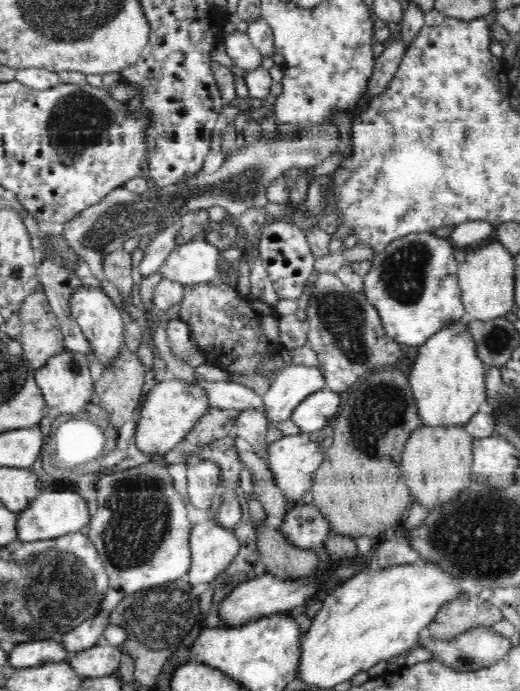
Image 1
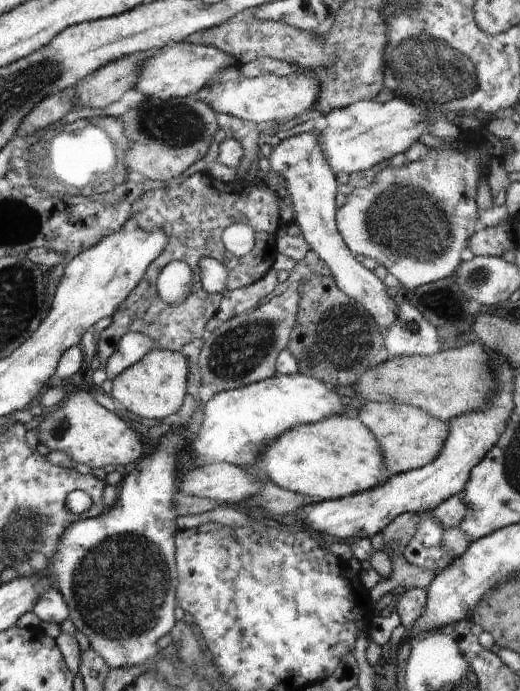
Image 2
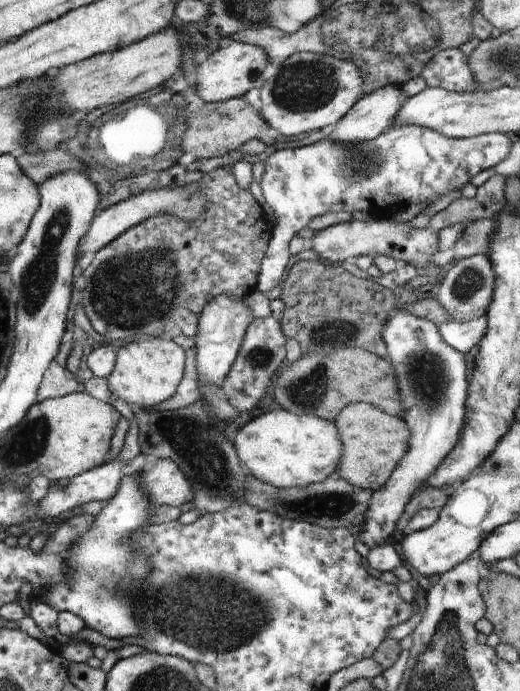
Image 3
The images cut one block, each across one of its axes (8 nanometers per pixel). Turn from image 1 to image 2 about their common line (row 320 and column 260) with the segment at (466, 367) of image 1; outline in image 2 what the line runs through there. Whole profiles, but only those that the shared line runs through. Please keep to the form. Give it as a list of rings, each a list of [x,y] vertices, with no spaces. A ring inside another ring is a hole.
[[[330,415],[321,421],[299,424],[279,434],[259,458],[259,464],[274,484],[280,488],[329,501],[349,494],[370,490],[381,485],[389,476],[377,438],[358,420],[358,417]]]

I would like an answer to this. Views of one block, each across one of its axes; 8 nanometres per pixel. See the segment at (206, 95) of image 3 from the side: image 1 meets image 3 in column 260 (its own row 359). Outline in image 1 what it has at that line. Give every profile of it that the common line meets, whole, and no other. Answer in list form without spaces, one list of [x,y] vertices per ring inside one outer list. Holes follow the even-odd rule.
[[[62,350],[56,356],[50,356],[46,364],[35,372],[35,381],[41,390],[42,396],[46,403],[46,410],[56,408],[60,414],[78,414],[84,408],[90,408],[95,400],[95,385],[90,375],[90,366],[87,355],[76,353],[70,355],[72,350]]]

